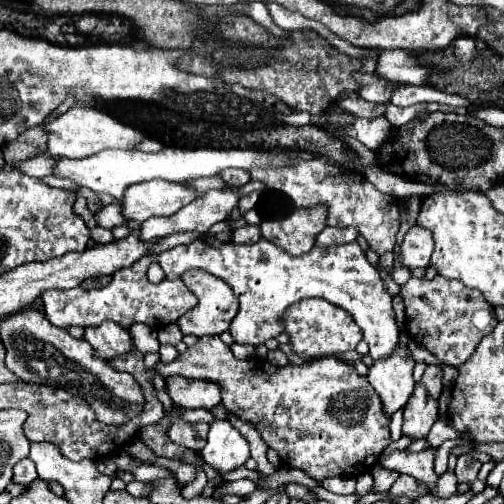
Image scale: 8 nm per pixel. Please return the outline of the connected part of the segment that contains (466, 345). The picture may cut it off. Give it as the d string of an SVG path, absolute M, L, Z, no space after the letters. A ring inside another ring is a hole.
M435 276L433 280L427 278L409 278L409 282L405 282L401 286L401 298L405 302L405 326L409 336L423 348L431 350L441 364L447 366L461 366L477 348L477 344L493 332L493 328L497 326L497 318L493 312L493 306L481 296L479 290L467 288L463 282L459 280L447 280L443 276Z

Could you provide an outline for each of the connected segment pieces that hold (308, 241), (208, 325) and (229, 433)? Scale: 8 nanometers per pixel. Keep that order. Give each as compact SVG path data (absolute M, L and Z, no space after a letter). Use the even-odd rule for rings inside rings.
M327 206L295 208L289 216L261 222L263 238L291 256L301 256L315 246L317 234L327 226Z
M187 270L183 274L183 282L199 298L199 304L193 310L189 310L185 316L181 316L181 320L177 322L181 326L181 332L201 338L201 336L211 336L211 334L223 334L225 330L229 330L229 324L237 316L237 310L239 310L239 300L235 292L223 280L211 276L205 270Z
M213 420L209 424L209 440L201 450L203 460L215 470L235 470L249 458L249 442L245 436L231 426L229 420Z

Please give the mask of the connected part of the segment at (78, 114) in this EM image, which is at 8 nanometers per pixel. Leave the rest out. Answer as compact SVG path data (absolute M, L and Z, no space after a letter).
M73 106L65 114L59 114L55 120L45 124L47 132L47 150L53 158L87 158L93 154L99 154L107 148L135 148L135 144L141 140L143 132L137 128L119 122L107 112L101 112L97 108L83 108Z

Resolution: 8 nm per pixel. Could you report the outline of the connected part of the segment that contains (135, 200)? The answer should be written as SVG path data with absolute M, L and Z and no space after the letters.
M153 180L137 186L129 186L125 194L123 216L129 222L145 222L151 216L171 216L199 194L187 184L177 184L169 180Z

